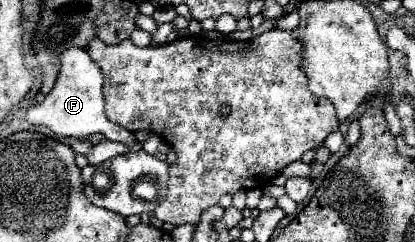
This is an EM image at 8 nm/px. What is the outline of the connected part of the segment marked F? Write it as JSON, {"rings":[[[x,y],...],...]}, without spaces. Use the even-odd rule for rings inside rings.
{"rings":[[[67,48],[61,54],[61,70],[57,76],[57,82],[53,90],[45,96],[45,100],[27,112],[27,120],[31,124],[43,124],[57,136],[71,136],[77,140],[87,140],[91,134],[101,132],[107,140],[117,140],[127,146],[135,146],[139,140],[133,132],[119,128],[117,124],[109,122],[103,108],[103,72],[99,72],[99,66],[89,58],[87,50],[83,48]]]}

